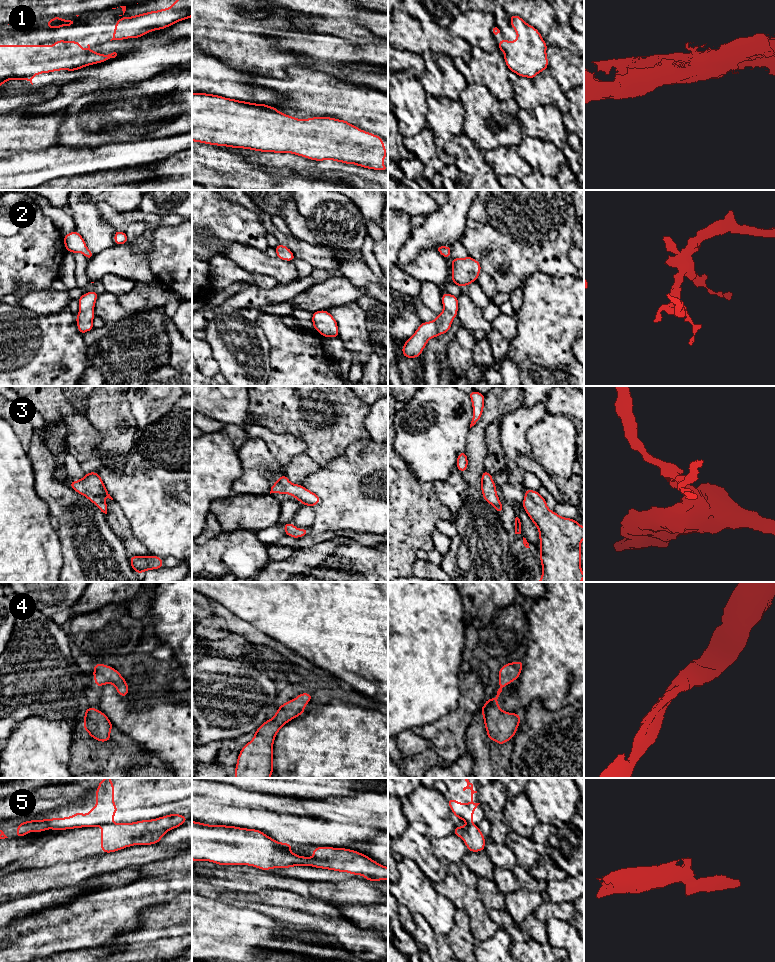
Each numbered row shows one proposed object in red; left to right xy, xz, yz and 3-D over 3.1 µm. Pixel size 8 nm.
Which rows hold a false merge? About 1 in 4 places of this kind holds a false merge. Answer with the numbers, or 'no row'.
5

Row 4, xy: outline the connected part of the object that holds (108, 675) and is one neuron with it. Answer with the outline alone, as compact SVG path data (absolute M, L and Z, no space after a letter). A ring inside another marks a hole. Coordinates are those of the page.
M96 663L93 668L95 685L101 687L105 684L113 684L121 697L128 695L129 687L122 675L113 667Z

